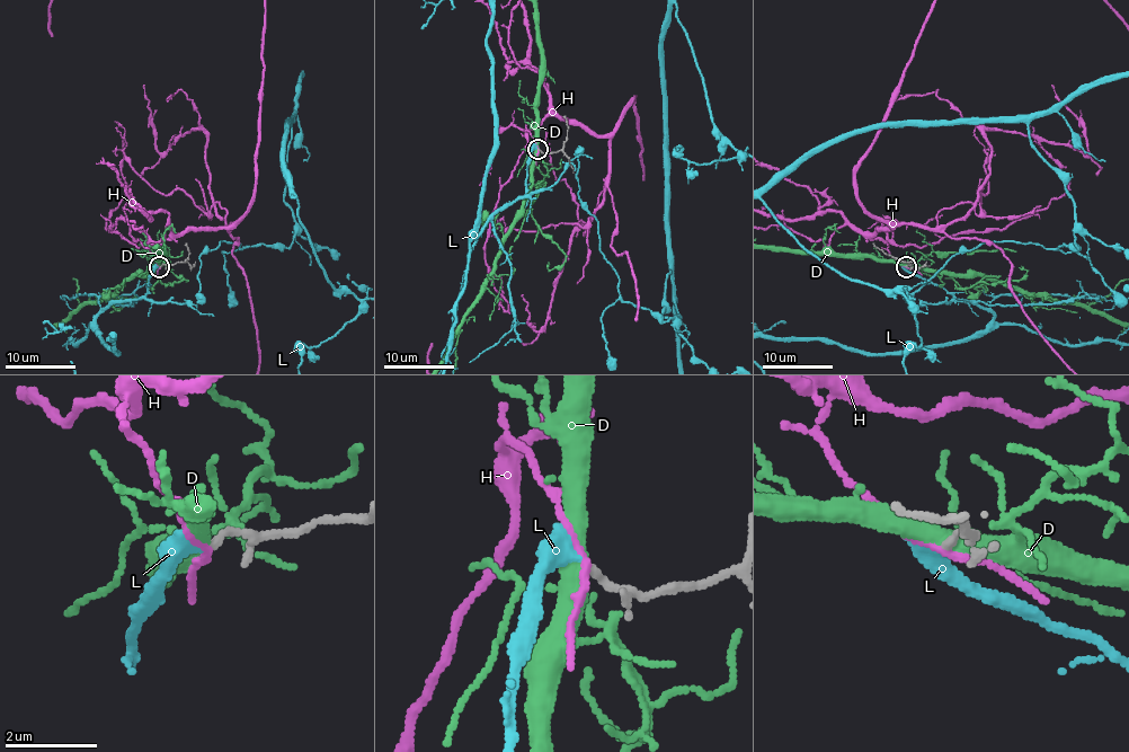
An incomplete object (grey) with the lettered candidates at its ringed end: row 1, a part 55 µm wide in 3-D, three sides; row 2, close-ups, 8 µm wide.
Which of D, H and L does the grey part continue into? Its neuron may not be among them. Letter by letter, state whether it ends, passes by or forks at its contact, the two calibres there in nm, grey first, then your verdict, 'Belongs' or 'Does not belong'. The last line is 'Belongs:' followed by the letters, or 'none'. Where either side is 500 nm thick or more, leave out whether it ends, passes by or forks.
D: It forks there. Thickness 160 nm (grey) against 360 nm. Does not belong
H: It passes by. Thickness 160 nm (grey) against 130 nm. Does not belong
L: It ends there. Thickness 150 nm (grey) against 480 nm. Belongs
Belongs: L

